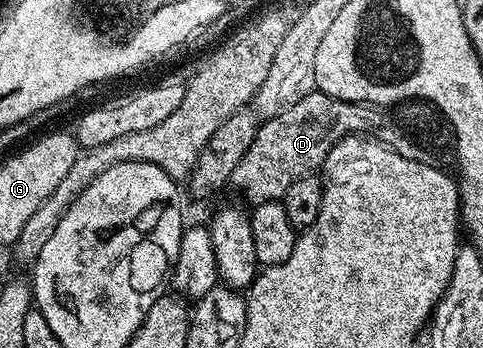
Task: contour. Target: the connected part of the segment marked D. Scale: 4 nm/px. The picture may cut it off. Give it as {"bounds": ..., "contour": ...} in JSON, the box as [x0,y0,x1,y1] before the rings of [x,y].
{"bounds":[231,89,430,207],"contour":[[[315,89],[311,94],[302,96],[298,104],[290,104],[286,112],[265,118],[257,125],[254,144],[246,148],[246,156],[242,156],[242,160],[238,160],[238,168],[234,168],[231,189],[244,194],[245,200],[253,207],[263,202],[279,202],[294,180],[319,171],[330,148],[349,136],[371,136],[406,156],[406,160],[424,162],[430,156],[420,154],[421,150],[402,140],[387,113],[362,102],[343,102]]]}

